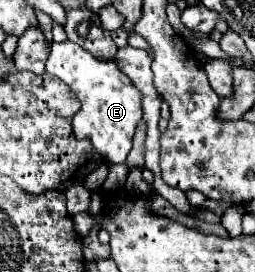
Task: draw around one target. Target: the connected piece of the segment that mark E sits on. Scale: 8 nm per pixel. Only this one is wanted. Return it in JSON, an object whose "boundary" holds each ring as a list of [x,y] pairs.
{"boundary":[[[72,42],[52,44],[46,62],[46,72],[68,84],[82,104],[80,110],[74,114],[76,138],[90,138],[94,150],[100,152],[112,164],[124,162],[132,148],[134,128],[142,118],[142,94],[134,88],[126,74],[122,74],[112,60],[100,62]]]}

